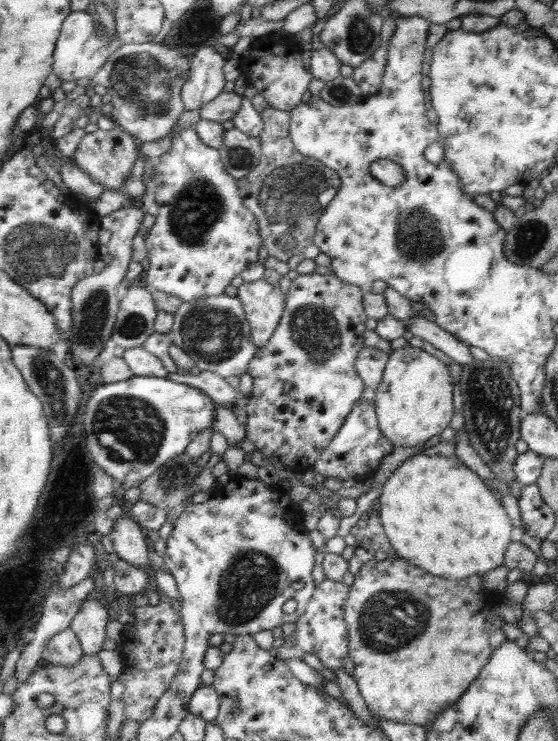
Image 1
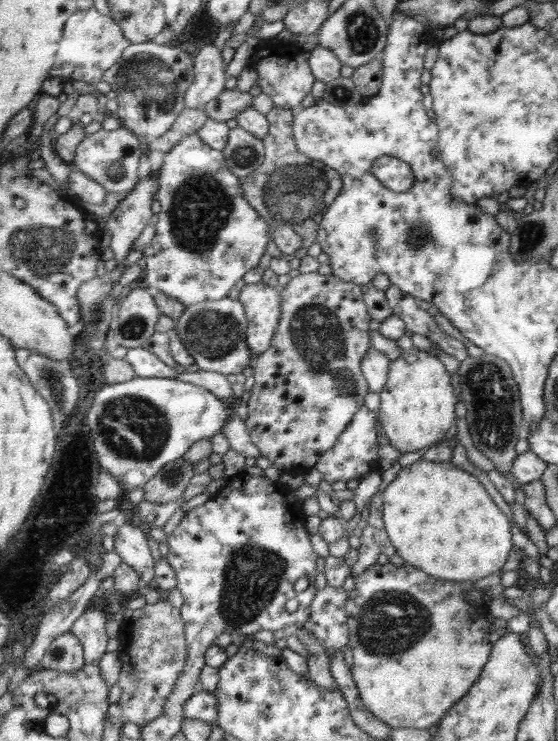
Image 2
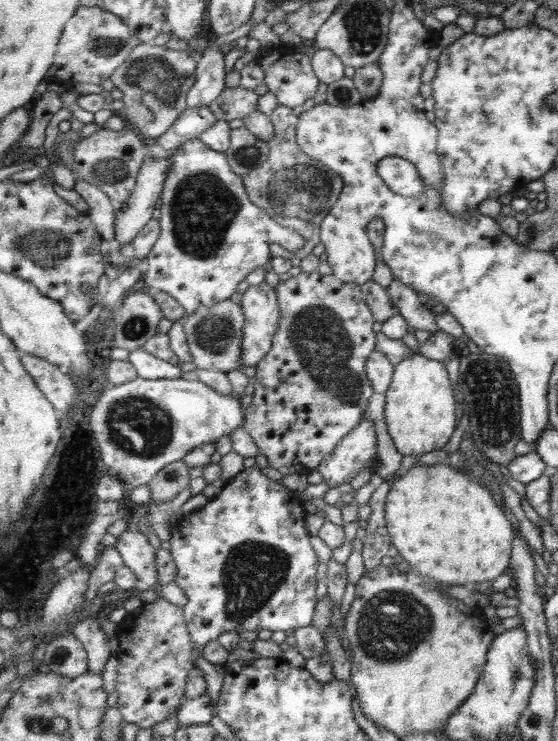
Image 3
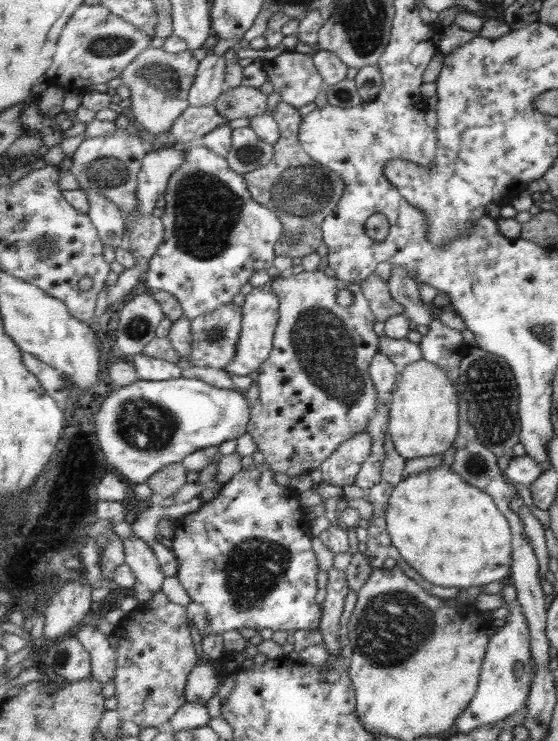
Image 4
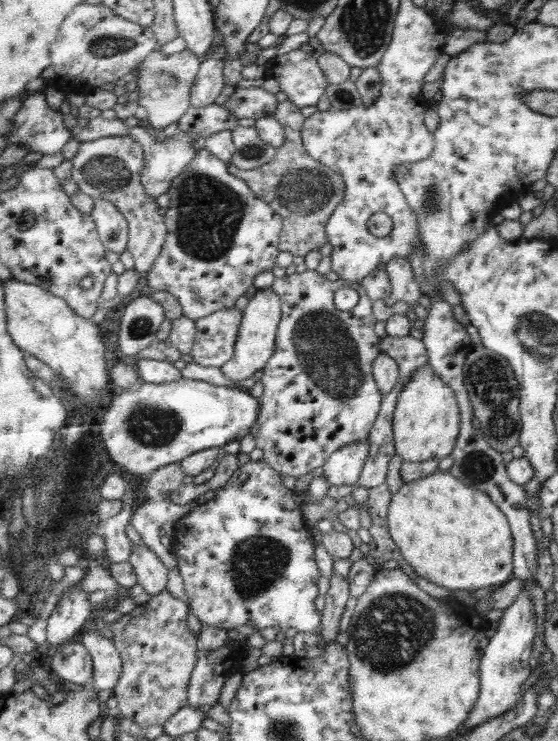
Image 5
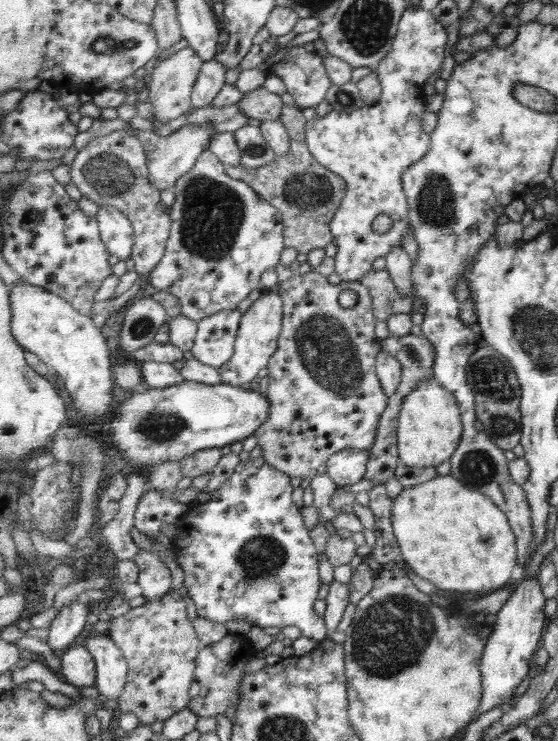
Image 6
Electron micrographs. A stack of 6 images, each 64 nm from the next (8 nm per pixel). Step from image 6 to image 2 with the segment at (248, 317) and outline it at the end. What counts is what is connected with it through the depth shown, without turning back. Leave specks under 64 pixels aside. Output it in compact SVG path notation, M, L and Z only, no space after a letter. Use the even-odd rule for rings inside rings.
M259 282L245 284L239 294L239 300L245 304L251 322L247 344L251 346L257 358L271 348L271 342L279 332L279 324L283 318L283 296L277 286Z

